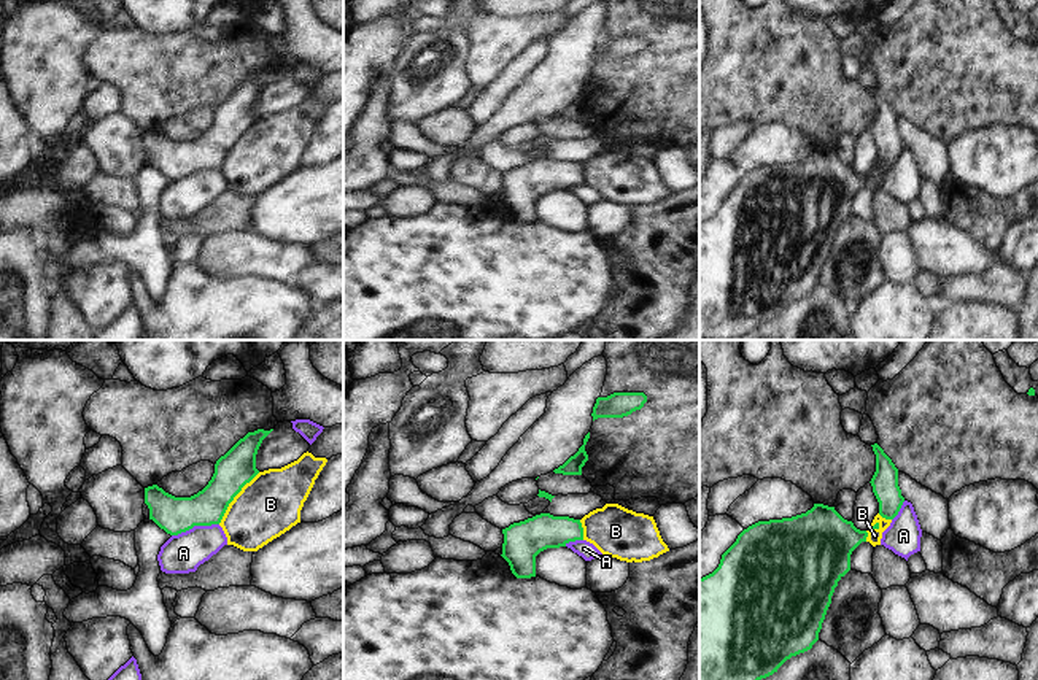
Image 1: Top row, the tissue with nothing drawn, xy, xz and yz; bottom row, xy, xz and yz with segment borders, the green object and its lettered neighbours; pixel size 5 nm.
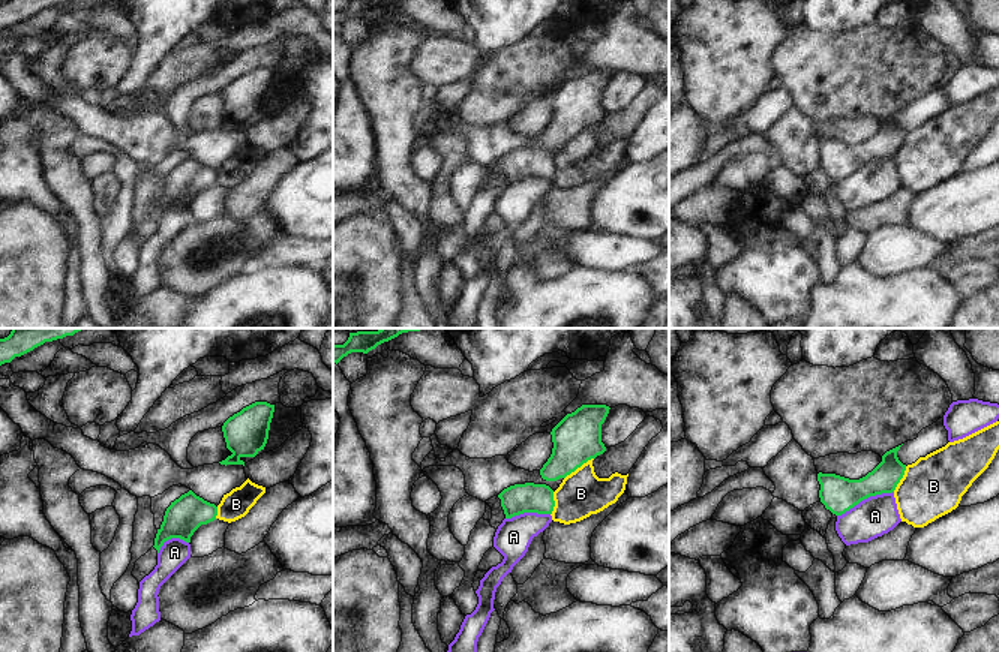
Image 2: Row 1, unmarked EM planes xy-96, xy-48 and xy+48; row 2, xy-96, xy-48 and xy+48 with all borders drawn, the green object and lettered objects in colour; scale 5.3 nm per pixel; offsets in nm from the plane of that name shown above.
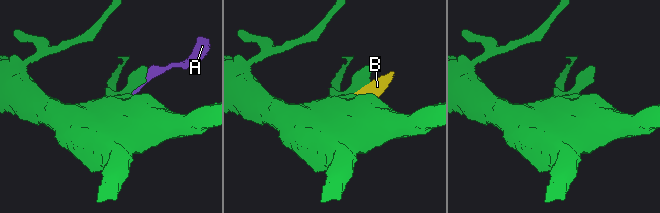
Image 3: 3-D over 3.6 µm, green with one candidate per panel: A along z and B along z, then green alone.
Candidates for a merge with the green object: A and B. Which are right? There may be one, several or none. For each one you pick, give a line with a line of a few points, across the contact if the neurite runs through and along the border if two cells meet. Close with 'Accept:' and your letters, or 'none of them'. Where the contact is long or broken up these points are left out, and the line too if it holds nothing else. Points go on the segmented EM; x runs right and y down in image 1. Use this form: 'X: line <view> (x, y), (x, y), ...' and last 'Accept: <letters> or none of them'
Accept: none of them

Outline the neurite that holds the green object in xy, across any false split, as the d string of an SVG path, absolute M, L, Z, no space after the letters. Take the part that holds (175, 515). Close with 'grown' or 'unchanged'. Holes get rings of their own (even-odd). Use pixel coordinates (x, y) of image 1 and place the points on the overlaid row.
M258 429L240 439L216 461L208 485L191 497L175 497L157 485L145 488L149 520L170 535L194 526L219 524L234 497L259 473L256 454L272 431Z; unchanged

